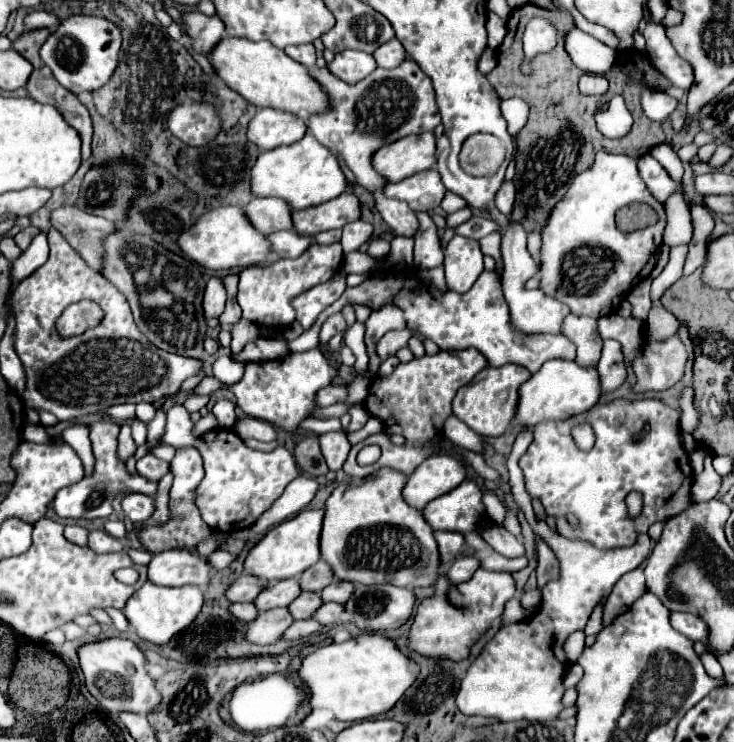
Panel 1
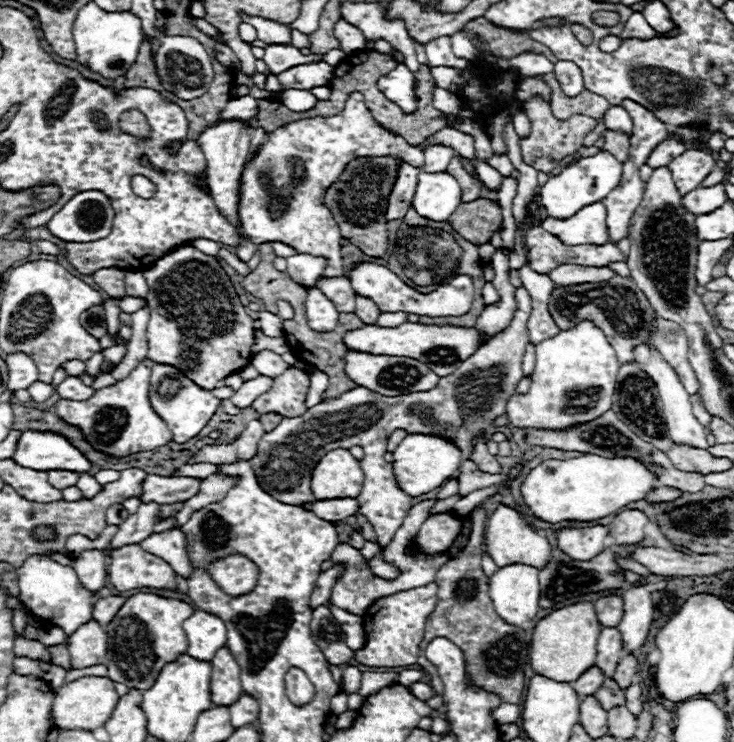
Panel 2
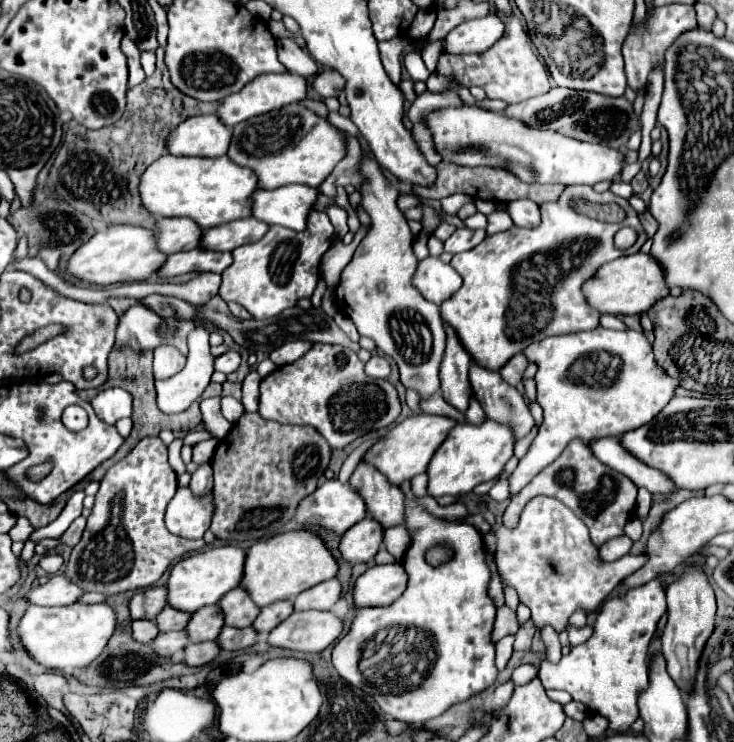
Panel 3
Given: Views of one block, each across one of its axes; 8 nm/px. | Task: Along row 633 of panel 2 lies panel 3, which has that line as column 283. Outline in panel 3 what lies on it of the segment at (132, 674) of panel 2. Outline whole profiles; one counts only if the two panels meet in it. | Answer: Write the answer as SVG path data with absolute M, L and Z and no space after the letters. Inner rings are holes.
M288 104L280 110L236 124L228 148L228 158L234 164L254 170L260 190L274 190L282 184L304 184L316 188L344 154L346 148L338 130L300 104Z

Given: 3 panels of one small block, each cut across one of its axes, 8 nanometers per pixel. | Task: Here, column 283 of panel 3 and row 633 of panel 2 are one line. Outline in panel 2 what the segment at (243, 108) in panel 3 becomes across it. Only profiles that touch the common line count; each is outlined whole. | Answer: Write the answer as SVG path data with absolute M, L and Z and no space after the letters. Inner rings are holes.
M96 620L82 624L70 636L70 660L72 668L86 668L102 664L106 656L106 632Z

